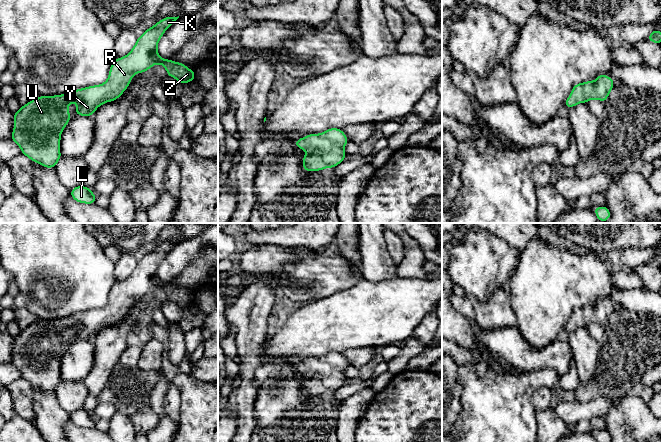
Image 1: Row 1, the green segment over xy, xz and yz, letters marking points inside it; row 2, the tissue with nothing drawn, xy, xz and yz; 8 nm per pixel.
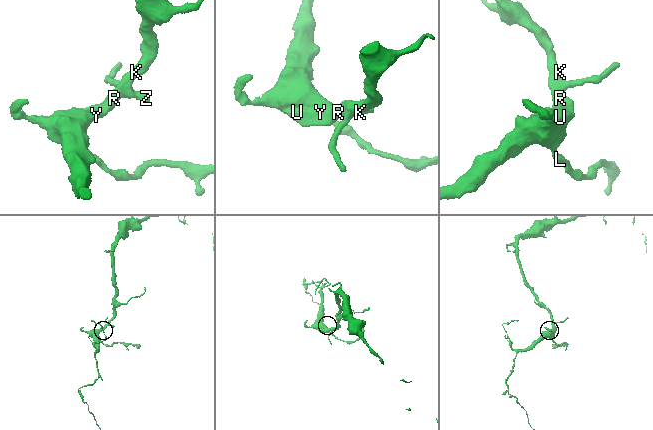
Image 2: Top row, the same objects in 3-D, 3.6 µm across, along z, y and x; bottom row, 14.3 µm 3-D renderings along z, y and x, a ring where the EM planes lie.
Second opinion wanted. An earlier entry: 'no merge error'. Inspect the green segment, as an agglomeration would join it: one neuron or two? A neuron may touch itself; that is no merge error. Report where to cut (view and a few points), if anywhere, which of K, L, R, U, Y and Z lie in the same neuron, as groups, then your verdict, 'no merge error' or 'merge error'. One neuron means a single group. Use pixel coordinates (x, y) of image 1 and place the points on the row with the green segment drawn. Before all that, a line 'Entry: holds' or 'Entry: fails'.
Entry: holds
no cut | K L R U Y Z | no merge error

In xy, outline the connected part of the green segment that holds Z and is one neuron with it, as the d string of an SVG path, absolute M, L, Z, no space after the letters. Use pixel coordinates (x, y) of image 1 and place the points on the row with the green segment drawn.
M167 16L137 37L131 51L126 56L116 58L113 61L105 83L76 89L61 95L39 96L21 106L16 113L13 113L14 129L10 140L14 141L20 147L21 153L33 162L45 168L55 168L62 158L60 152L61 133L71 120L71 114L68 112L69 104L78 103L78 106L75 107L77 116L93 116L99 106L117 100L128 88L135 74L146 73L148 69L156 64L162 64L167 71L168 77L175 78L182 85L194 81L195 71L181 62L161 58L157 51L160 38L178 18L179 16Z

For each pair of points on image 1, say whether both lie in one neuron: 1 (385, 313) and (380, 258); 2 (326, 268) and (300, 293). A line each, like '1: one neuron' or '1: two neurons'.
1: two neurons
2: one neuron

